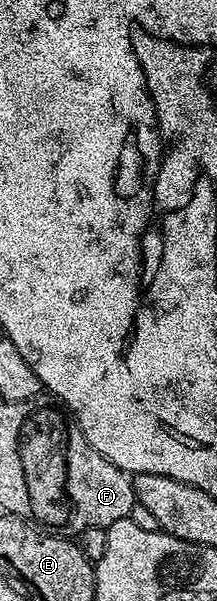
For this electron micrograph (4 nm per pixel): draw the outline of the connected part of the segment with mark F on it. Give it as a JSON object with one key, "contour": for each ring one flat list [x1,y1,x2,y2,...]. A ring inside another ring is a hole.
{"contour":[[67,416,62,419,64,427,64,447,62,447,62,479,64,469,66,475,66,489,60,489,60,511,64,513,60,521,38,518,37,526,47,527,52,531,59,531,64,535,78,535,90,527,107,527,118,519,129,516,136,503,136,496,132,490,132,477,123,473,114,463,110,463,86,439,79,425,73,423]]}

